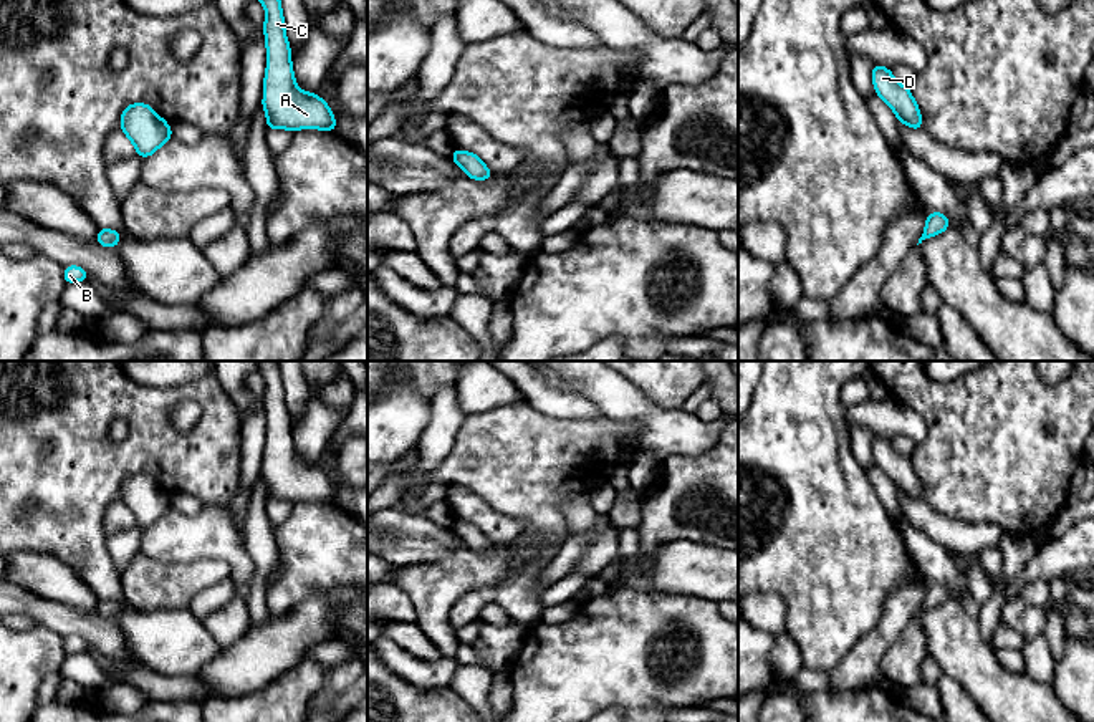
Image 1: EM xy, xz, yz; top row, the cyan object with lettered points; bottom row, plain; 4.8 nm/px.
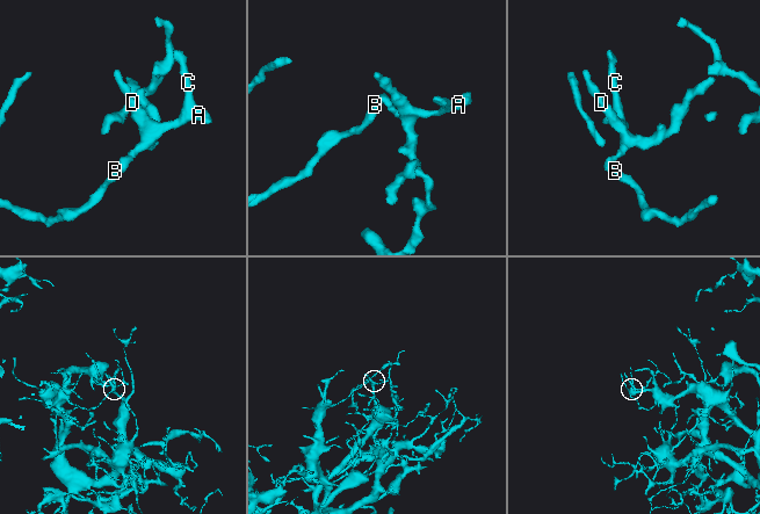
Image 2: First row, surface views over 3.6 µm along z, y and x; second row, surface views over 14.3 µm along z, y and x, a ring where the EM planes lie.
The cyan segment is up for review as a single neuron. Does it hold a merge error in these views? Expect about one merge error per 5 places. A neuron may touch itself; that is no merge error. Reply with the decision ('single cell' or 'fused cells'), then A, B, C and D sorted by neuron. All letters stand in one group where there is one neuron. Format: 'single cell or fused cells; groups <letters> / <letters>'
single cell; groups A B C D

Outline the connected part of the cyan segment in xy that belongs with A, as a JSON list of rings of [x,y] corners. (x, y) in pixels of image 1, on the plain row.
[[[258,361],[257,371],[265,378],[266,444],[262,469],[268,500],[323,500],[336,503],[331,479],[316,464],[296,457],[291,421],[285,404],[285,389],[276,361]]]

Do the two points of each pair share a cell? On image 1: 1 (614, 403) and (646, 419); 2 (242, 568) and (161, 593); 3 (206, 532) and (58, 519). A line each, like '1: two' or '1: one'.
1: one
2: two
3: two

